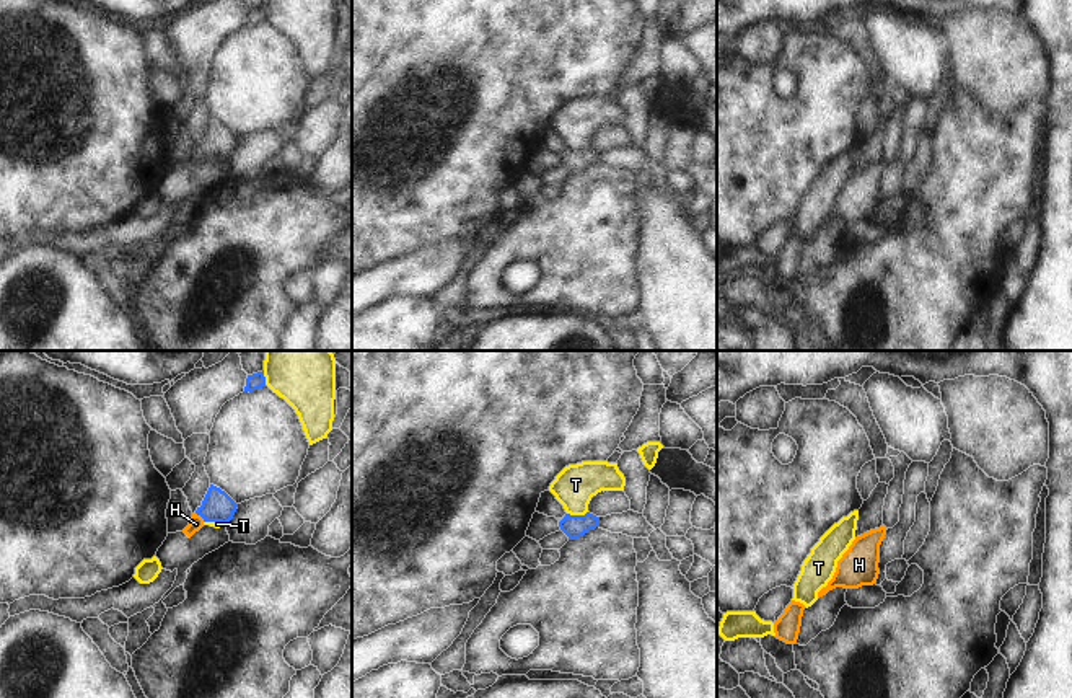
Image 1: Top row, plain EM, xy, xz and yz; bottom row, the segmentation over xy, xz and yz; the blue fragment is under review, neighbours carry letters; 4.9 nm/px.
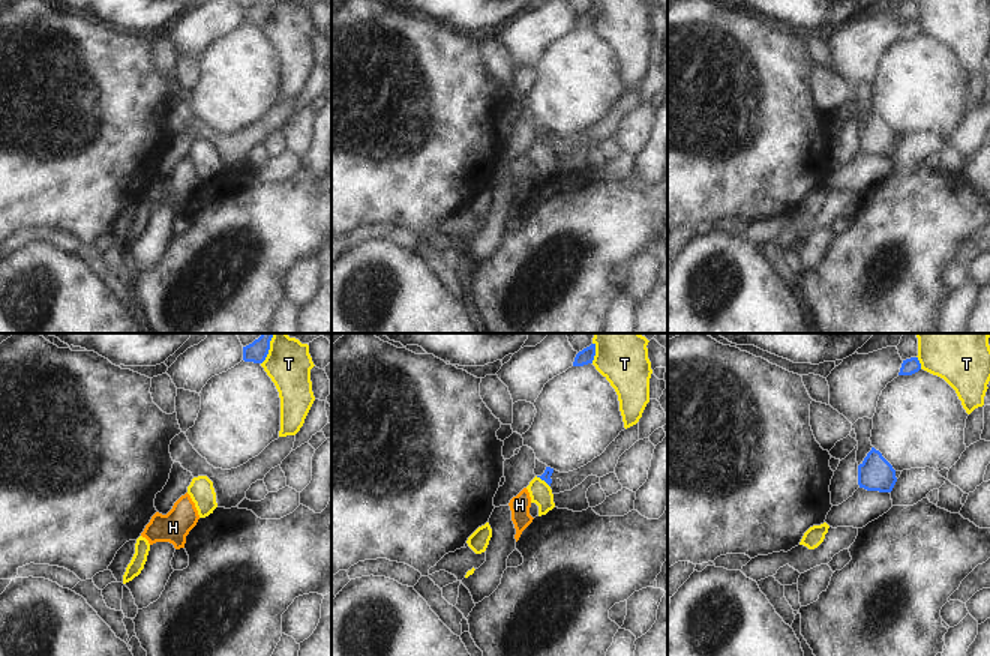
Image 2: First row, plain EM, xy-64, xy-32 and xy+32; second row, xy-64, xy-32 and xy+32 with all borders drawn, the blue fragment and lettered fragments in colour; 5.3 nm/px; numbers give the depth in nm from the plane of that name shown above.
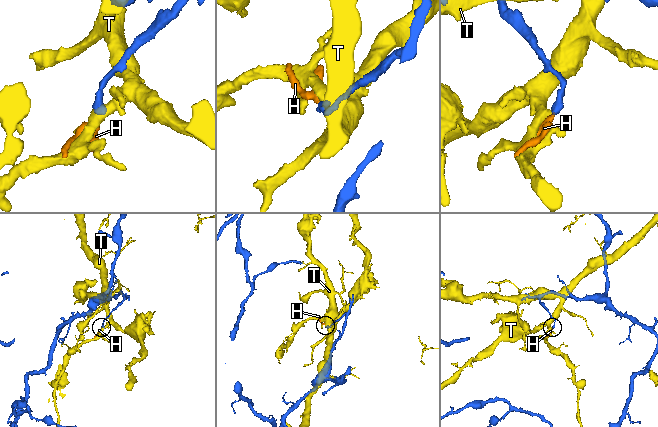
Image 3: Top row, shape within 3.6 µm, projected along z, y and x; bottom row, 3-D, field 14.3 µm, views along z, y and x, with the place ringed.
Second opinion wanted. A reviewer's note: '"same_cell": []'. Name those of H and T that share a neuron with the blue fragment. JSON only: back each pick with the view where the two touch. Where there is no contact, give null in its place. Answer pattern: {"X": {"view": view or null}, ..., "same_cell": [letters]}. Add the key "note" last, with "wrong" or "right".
{"H": {"view": "xy"}, "same_cell": ["H"], "note": "wrong"}

